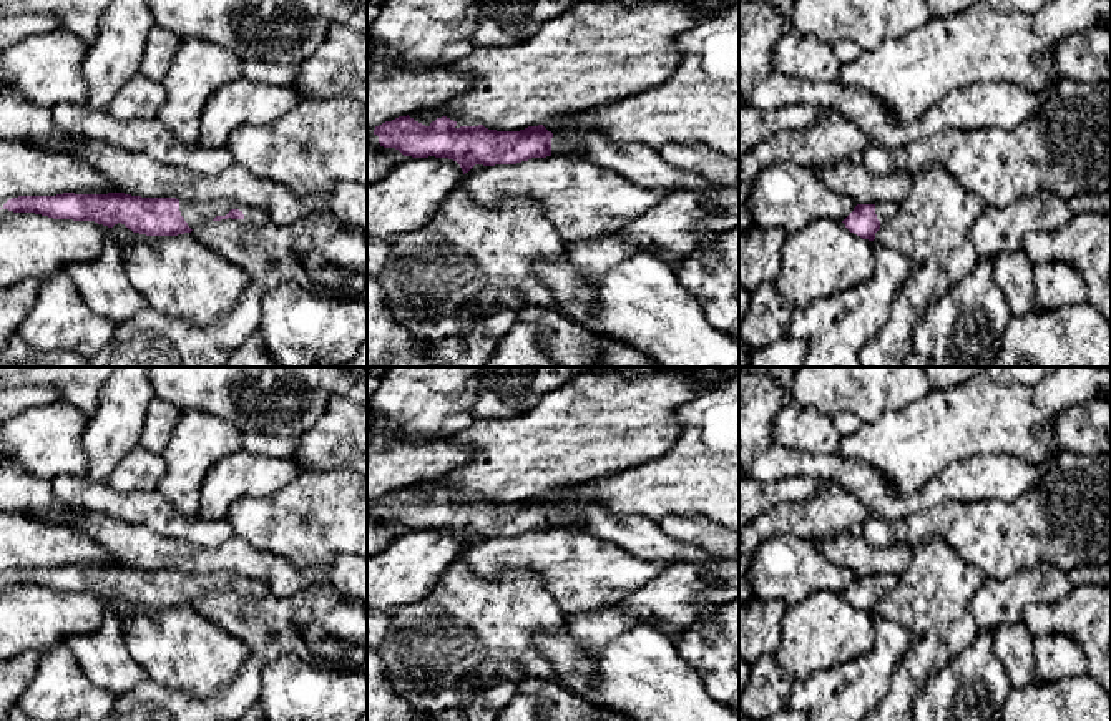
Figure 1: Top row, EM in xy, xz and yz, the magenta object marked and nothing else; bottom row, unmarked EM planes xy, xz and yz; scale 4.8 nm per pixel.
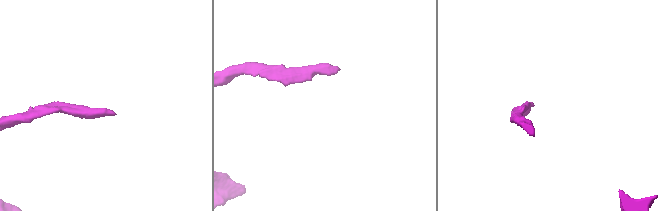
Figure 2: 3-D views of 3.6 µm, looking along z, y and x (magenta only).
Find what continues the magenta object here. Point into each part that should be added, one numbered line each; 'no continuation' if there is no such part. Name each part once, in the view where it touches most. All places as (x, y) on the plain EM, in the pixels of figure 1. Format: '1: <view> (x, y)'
1: xy (195, 587)

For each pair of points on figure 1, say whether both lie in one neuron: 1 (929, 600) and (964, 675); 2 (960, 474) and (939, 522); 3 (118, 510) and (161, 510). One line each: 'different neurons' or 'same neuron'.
1: different neurons
2: different neurons
3: same neuron

